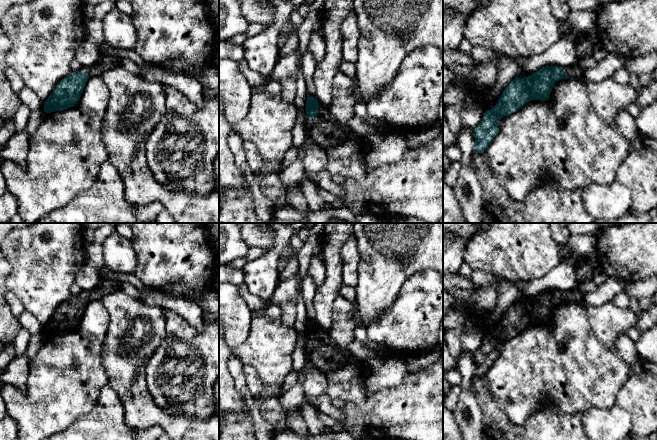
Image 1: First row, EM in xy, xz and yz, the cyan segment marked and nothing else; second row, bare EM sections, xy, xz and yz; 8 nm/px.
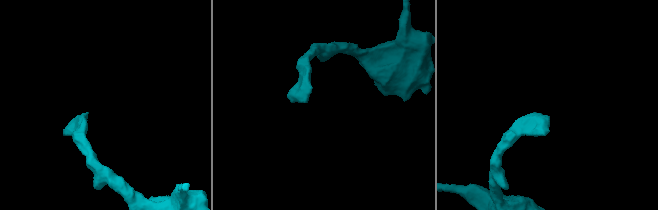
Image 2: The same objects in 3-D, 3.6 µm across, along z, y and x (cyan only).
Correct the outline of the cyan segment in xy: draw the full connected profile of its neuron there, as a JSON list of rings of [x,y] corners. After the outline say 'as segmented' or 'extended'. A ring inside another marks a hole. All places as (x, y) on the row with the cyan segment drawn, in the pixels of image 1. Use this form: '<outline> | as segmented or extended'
[[[100,48],[99,51],[99,60],[95,64],[85,68],[84,71],[72,72],[56,85],[52,94],[44,102],[46,113],[74,107],[79,101],[90,76],[102,75],[103,72],[119,64],[116,56],[103,54]]] | extended

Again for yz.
[[[580,65],[546,66],[524,78],[516,77],[505,88],[498,103],[483,115],[481,123],[473,130],[473,153],[483,153],[498,134],[498,121],[519,110],[532,100],[546,101],[555,83],[563,78],[582,78],[585,69]]] | extended

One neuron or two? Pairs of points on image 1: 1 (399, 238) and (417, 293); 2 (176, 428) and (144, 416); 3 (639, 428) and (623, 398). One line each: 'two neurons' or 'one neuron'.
1: two neurons
2: one neuron
3: one neuron

